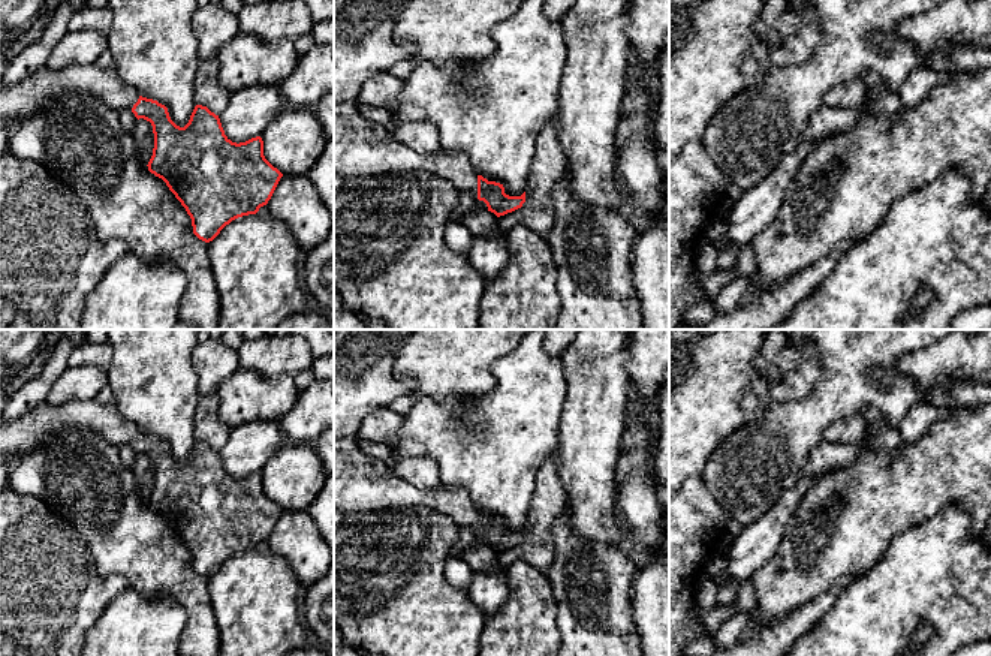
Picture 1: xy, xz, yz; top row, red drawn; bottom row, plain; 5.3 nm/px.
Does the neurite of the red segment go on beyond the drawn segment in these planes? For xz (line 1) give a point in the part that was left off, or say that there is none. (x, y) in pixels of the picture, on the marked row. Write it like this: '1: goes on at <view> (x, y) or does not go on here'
1: goes on at xz (361, 147)

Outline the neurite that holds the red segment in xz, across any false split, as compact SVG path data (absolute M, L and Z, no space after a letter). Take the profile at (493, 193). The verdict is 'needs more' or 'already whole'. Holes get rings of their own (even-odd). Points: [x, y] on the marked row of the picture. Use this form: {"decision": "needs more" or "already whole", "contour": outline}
{"decision": "needs more", "contour": "M334 100L334 174L350 178L394 171L433 172L458 192L470 192L484 201L497 217L525 202L525 192L509 196L503 184L478 175L463 153L442 148L436 154L421 154L397 141L383 124L361 115L358 100Z"}

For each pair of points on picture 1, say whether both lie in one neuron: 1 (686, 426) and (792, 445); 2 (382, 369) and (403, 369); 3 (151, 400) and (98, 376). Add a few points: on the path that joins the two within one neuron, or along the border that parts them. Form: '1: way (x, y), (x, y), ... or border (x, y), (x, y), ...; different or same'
1: border (762, 417), (735, 429), (714, 450), (708, 460); different
2: border (401, 345), (394, 373), (415, 381), (410, 396); different
3: border (107, 372), (108, 384); different

